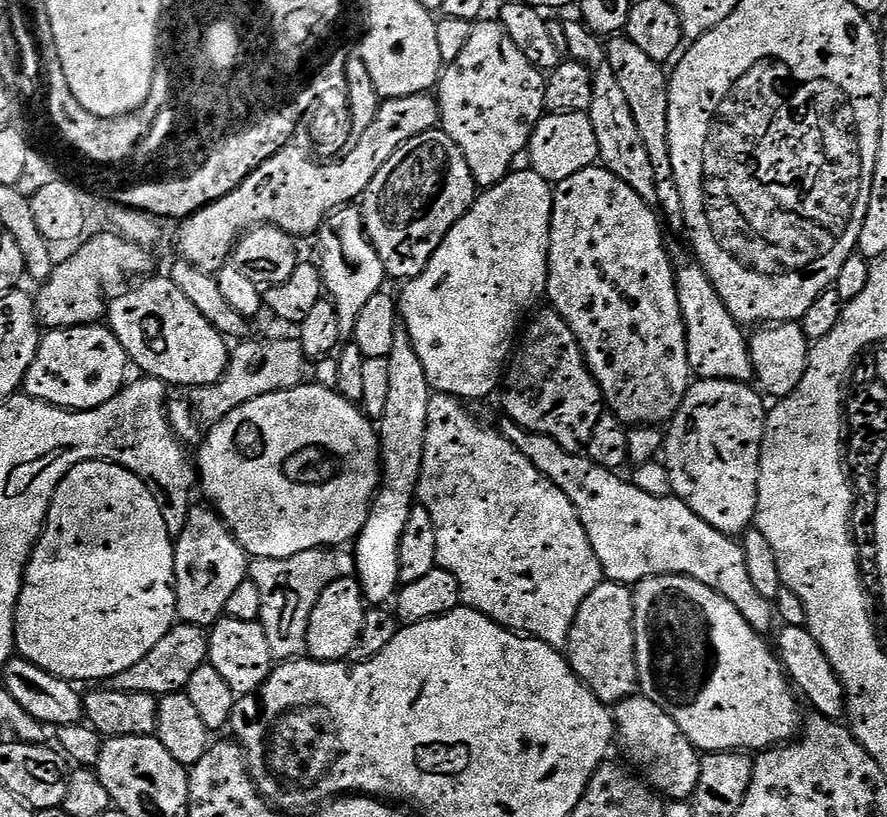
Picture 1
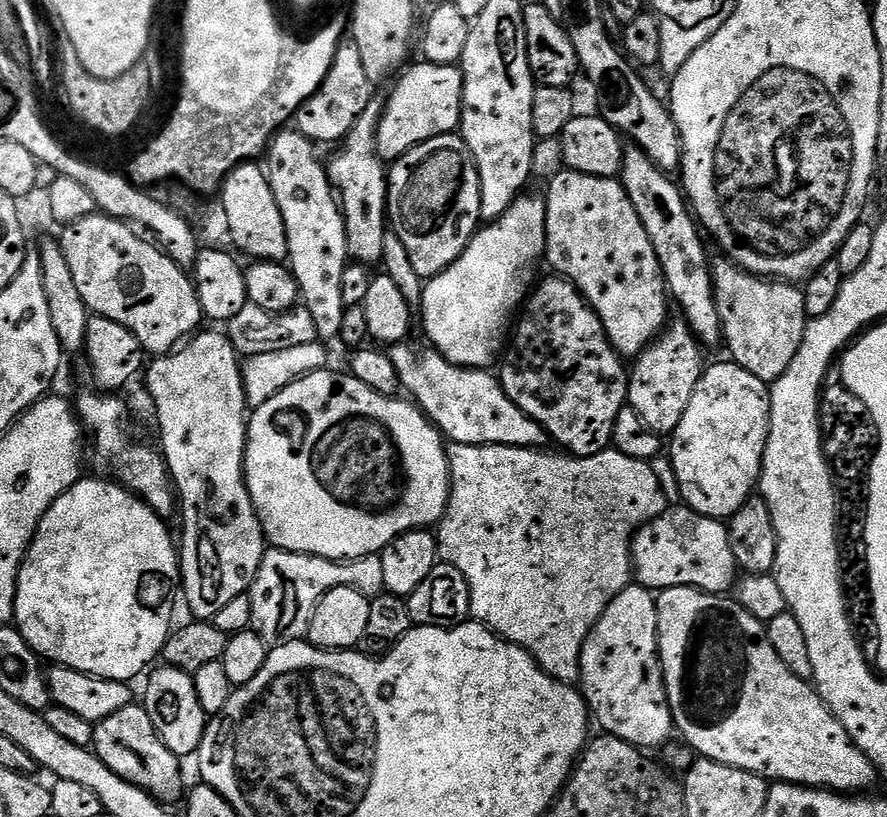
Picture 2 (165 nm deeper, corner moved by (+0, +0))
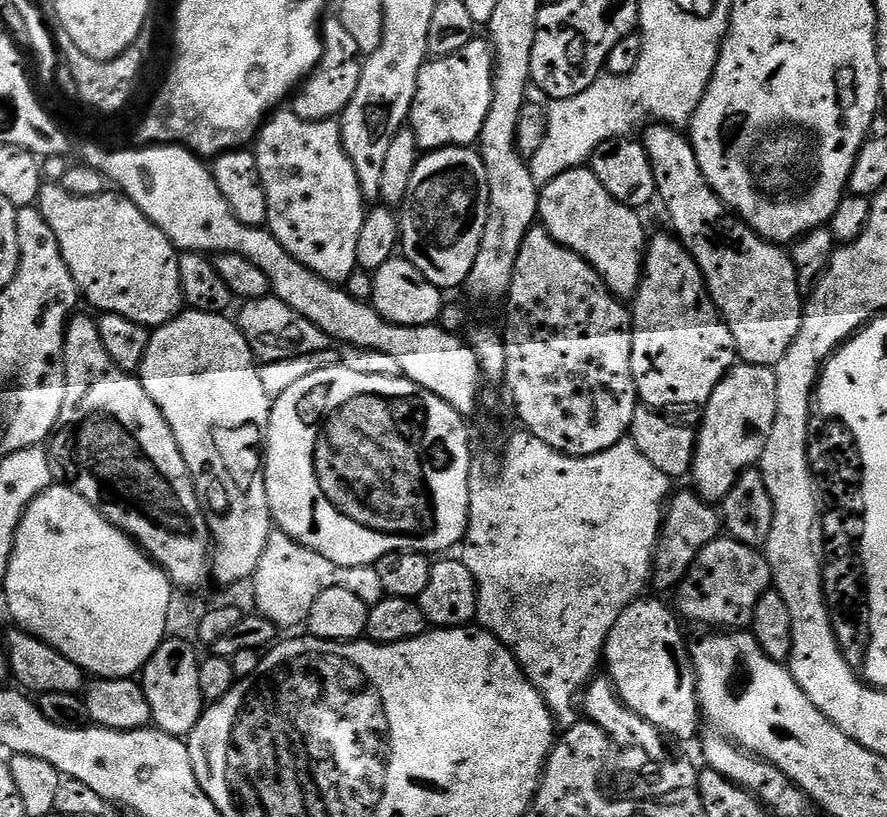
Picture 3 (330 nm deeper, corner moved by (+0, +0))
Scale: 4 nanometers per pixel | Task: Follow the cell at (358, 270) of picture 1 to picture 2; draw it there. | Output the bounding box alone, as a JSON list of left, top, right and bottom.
[326,102,388,266]

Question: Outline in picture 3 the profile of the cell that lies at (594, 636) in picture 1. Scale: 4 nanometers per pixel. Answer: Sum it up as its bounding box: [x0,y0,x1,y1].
[602,599,702,740]

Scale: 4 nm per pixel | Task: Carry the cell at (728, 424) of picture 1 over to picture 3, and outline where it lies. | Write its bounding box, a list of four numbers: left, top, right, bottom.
[690,362,777,502]

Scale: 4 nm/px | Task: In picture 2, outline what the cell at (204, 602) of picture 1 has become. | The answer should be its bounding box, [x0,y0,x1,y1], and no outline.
[146,331,266,622]

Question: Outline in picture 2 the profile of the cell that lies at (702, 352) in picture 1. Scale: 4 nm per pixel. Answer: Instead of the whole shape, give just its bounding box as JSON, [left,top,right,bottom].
[618,146,724,350]

